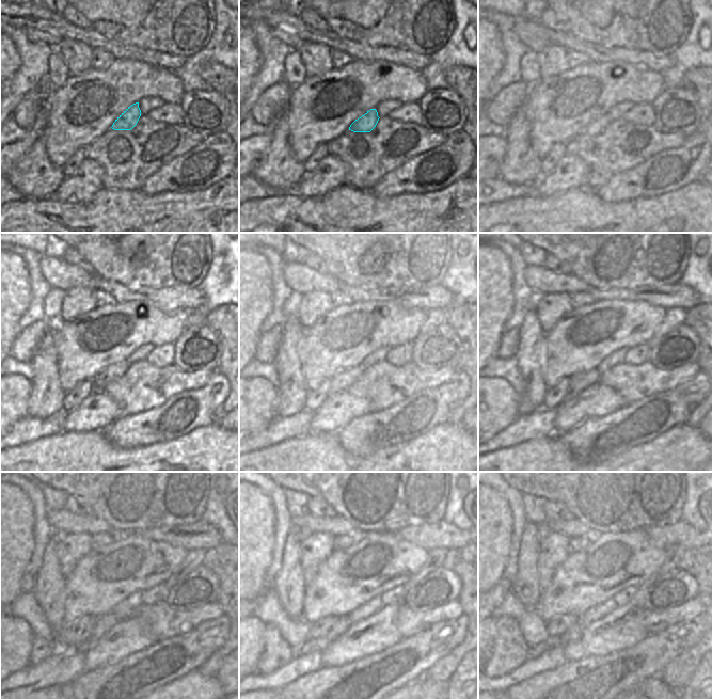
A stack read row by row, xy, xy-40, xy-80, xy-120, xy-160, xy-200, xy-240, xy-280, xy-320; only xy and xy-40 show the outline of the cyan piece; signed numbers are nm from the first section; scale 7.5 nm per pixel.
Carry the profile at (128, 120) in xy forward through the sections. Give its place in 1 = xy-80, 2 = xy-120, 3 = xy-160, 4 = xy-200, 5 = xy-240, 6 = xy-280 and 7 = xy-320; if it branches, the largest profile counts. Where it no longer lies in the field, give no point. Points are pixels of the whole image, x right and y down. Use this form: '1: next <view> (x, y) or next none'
1: next xy-80 (599, 125)
2: next xy-120 (114, 371)
3: next xy-160 (342, 380)
4: next xy-200 (582, 381)
5: next xy-240 (103, 623)
6: next xy-280 (342, 623)
7: next xy-320 (575, 632)

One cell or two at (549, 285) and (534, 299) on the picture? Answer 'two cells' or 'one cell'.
two cells

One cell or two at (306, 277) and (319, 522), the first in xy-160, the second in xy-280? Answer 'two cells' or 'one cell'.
one cell

